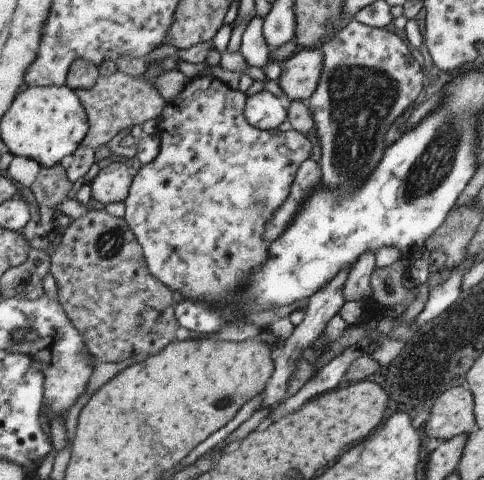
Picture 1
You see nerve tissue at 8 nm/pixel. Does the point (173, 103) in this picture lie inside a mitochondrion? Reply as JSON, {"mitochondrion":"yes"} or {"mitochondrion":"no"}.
{"mitochondrion":"no"}

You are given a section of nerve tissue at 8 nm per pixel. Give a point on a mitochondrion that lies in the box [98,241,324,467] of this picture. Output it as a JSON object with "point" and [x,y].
{"point":[222,402]}

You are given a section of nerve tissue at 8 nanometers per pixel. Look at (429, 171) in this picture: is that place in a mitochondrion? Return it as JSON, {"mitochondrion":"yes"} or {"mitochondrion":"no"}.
{"mitochondrion":"yes"}

